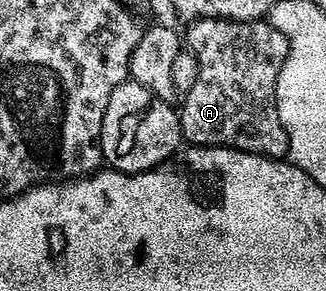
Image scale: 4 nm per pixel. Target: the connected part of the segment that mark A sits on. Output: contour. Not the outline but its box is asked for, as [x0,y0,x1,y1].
[180,18,290,159]

